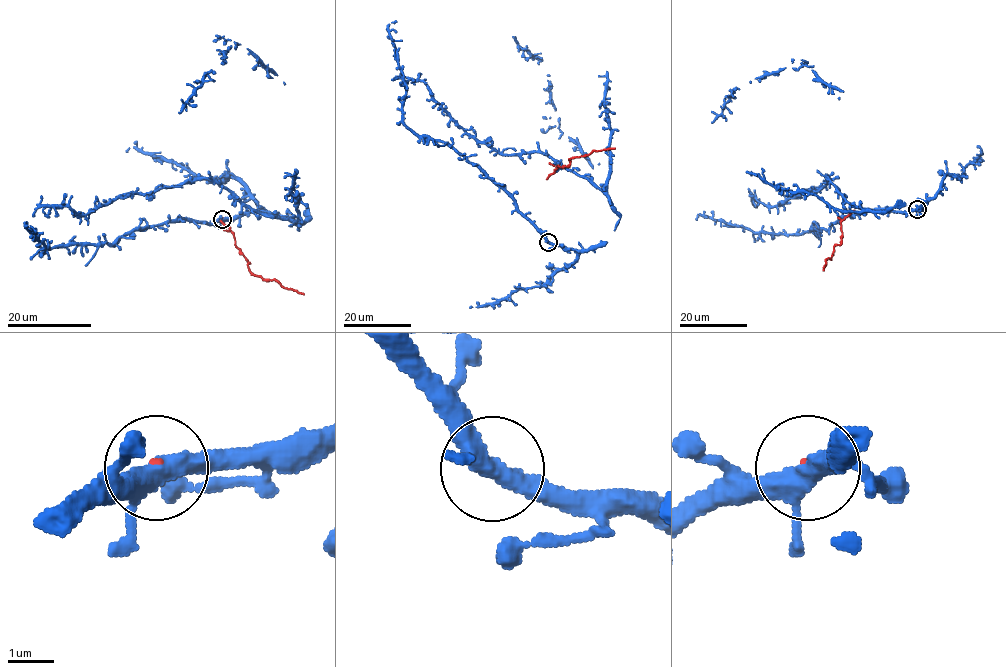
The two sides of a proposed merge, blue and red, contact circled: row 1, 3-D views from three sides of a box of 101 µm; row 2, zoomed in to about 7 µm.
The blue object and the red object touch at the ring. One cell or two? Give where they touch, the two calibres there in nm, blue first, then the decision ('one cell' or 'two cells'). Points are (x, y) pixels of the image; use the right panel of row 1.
(917, 209) | 360/70 nm | two cells

